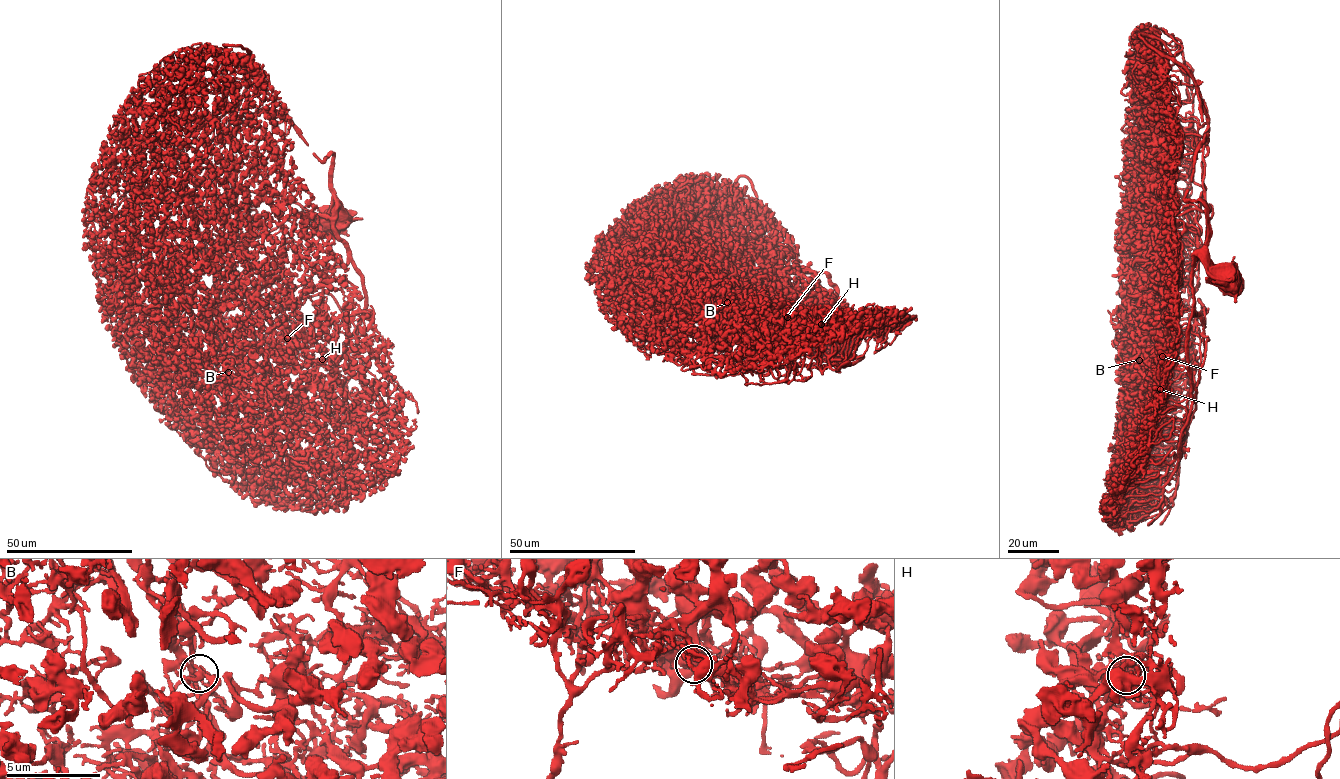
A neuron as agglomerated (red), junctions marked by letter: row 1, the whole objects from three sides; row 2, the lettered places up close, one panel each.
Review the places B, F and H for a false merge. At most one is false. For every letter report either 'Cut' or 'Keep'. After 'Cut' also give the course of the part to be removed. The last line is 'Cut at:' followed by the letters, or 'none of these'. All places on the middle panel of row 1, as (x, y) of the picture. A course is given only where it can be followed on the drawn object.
B: Keep
F: Keep
H: Keep
Cut at: none of these

